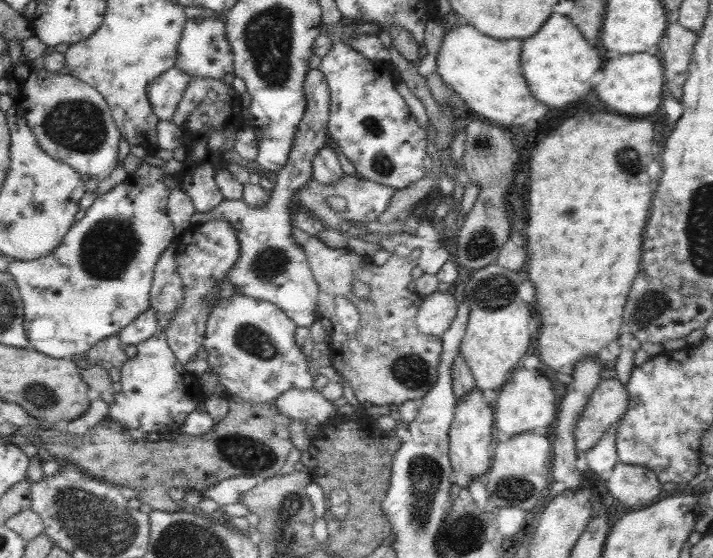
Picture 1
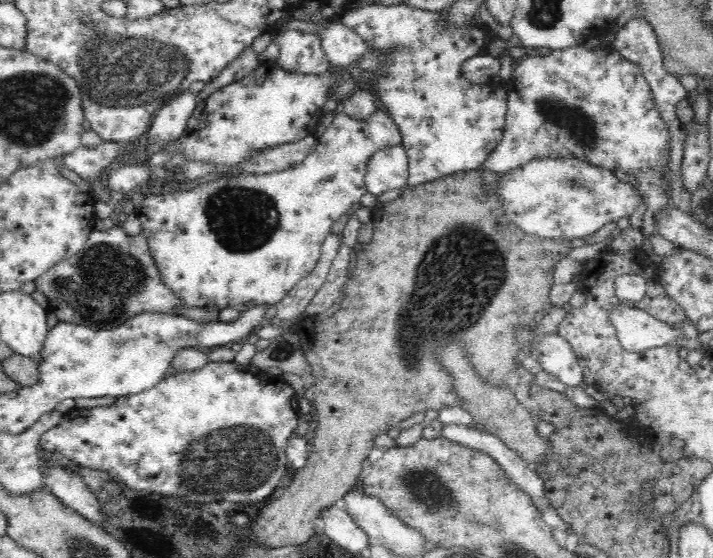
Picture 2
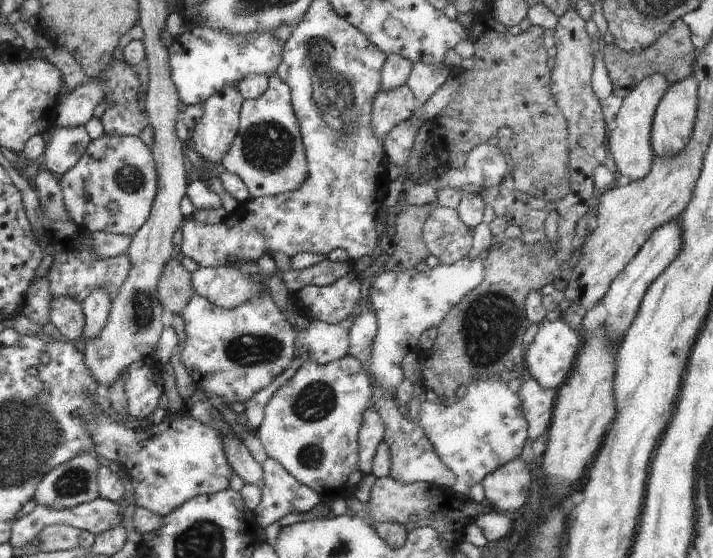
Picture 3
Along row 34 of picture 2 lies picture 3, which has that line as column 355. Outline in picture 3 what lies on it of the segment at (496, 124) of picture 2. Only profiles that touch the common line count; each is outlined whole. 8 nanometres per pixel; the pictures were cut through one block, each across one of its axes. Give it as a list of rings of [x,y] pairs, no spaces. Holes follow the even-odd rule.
[[[352,355],[326,364],[303,362],[284,386],[281,386],[264,407],[264,416],[254,433],[260,438],[267,455],[280,464],[296,480],[315,490],[330,504],[334,500],[354,496],[358,483],[364,476],[358,466],[359,428],[366,409],[375,409],[371,397],[371,382],[363,364]]]

